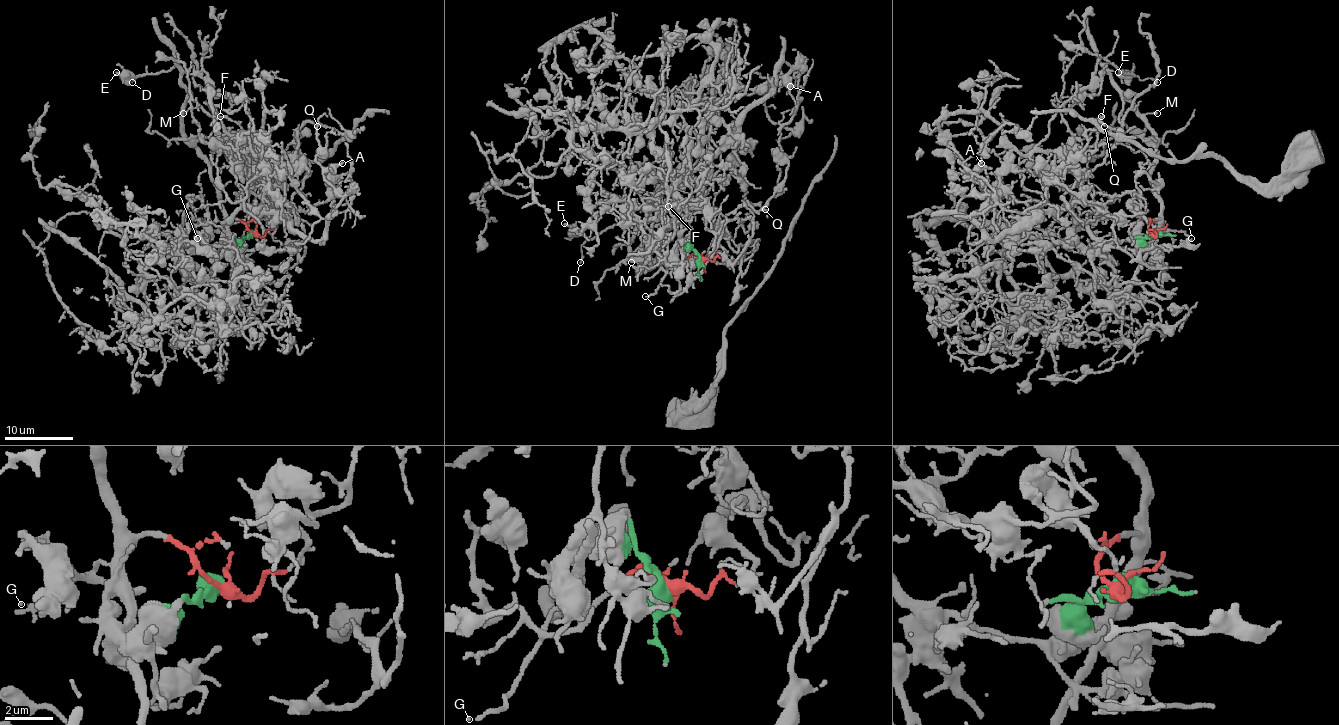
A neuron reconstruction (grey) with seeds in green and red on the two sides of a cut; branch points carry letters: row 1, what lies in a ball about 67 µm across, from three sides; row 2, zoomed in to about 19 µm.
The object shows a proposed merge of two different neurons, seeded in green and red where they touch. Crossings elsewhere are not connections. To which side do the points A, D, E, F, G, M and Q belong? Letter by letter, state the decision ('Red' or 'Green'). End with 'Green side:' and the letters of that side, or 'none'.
A: Green
D: Red
E: Red
F: Green
G: Red
M: Red
Q: Green
Green side: A, F, Q

